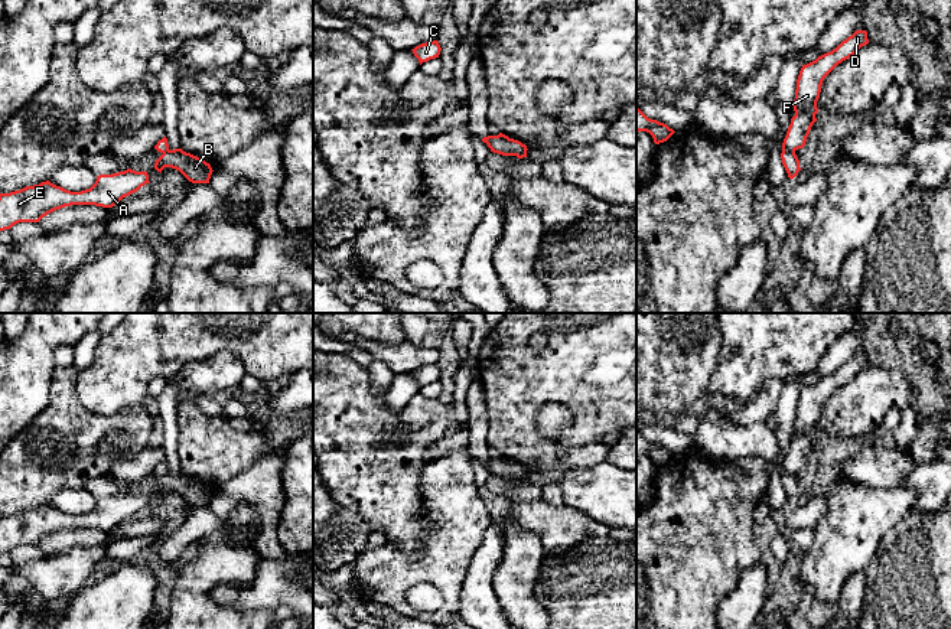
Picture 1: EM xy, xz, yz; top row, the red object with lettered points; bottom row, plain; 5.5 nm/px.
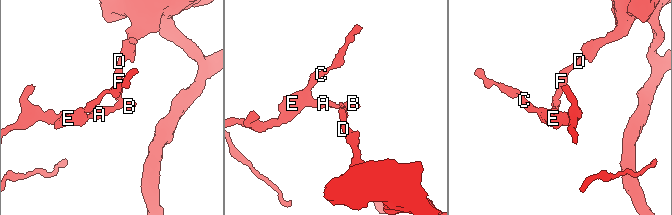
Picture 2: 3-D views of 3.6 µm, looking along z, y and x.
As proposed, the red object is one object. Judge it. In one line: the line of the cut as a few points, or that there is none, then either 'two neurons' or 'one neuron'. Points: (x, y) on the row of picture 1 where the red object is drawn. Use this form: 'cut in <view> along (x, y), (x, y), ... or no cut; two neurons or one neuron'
cut in yz along (794, 149), (782, 152); two neurons

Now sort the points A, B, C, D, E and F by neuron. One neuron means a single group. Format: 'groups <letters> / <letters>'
groups A B C E / D F

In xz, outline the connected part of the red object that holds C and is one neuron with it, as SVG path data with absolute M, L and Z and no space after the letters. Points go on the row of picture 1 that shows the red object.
M433 40L421 43L411 50L421 65L423 62L439 58L442 48L437 40Z

